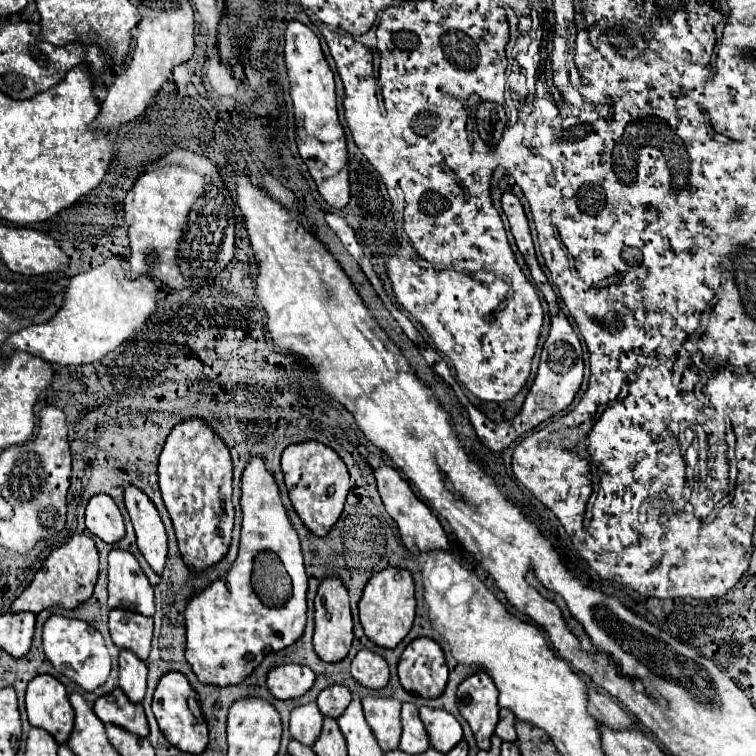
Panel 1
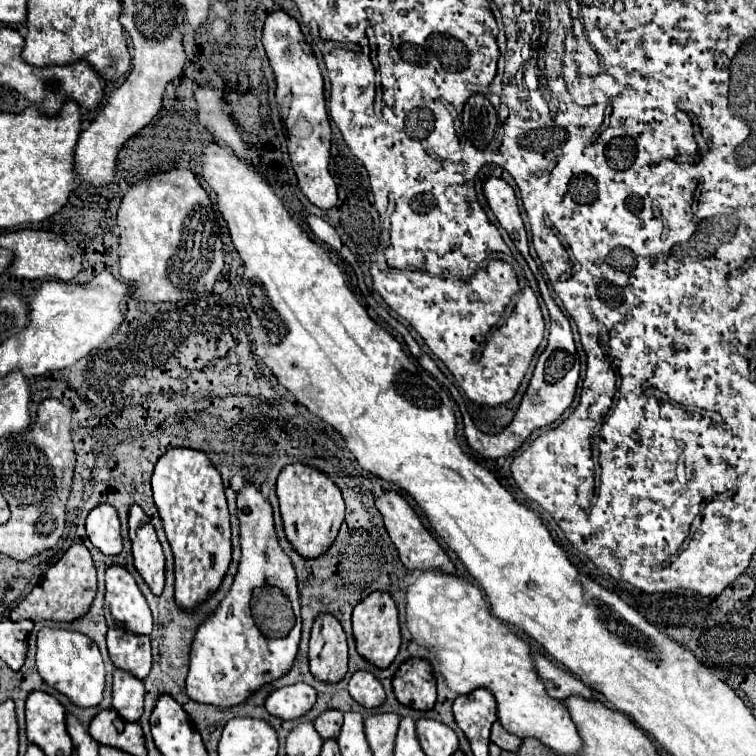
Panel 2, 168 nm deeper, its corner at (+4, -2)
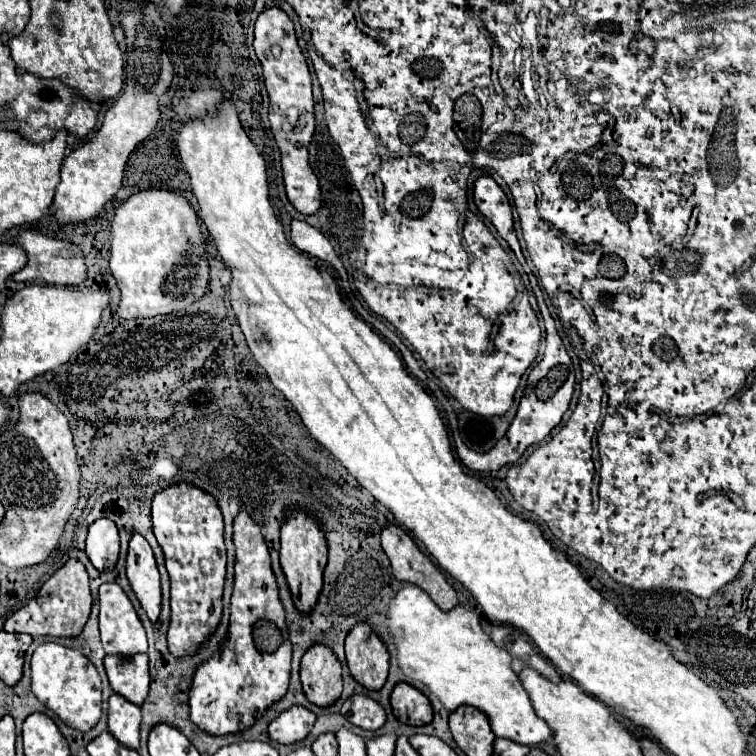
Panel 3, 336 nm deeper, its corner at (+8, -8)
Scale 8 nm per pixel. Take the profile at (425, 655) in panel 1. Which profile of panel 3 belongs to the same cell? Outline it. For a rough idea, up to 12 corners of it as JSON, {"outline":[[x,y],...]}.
{"outline":[[398,683],[390,697],[406,725],[432,721],[432,705],[418,689]]}

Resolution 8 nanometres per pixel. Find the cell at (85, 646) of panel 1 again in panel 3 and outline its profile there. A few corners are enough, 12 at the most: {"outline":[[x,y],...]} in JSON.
{"outline":[[40,645],[32,693],[68,727],[102,715],[100,677],[76,649]]}

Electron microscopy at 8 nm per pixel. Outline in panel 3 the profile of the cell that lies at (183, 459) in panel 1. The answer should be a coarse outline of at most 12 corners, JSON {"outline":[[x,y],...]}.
{"outline":[[180,483],[152,523],[172,583],[168,651],[194,655],[222,619],[222,513]]}

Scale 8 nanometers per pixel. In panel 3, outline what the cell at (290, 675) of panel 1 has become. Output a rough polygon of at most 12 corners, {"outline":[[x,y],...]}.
{"outline":[[290,707],[268,727],[272,741],[292,745],[314,727],[316,715]]}

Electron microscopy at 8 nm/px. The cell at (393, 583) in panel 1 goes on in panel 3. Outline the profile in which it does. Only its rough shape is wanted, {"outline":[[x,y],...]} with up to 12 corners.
{"outline":[[368,623],[346,637],[356,683],[380,691],[390,655]]}

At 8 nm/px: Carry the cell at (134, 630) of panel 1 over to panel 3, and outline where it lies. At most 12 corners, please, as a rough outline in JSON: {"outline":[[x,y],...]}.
{"outline":[[106,655],[114,693],[142,705],[148,655]]}

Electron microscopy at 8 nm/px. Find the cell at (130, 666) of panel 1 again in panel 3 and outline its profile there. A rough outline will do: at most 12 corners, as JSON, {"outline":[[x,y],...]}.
{"outline":[[110,697],[108,731],[128,749],[140,747],[140,707]]}

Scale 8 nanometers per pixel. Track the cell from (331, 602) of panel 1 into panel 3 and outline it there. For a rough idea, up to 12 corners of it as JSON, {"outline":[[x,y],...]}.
{"outline":[[328,647],[302,657],[310,703],[330,707],[342,693],[342,665]]}

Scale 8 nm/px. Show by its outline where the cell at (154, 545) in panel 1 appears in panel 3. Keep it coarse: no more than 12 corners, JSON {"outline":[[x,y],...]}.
{"outline":[[130,539],[126,573],[148,619],[160,615],[160,575],[152,547]]}

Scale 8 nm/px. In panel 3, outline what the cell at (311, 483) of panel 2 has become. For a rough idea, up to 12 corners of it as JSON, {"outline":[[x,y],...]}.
{"outline":[[292,509],[280,565],[300,615],[316,605],[328,547],[320,525]]}

